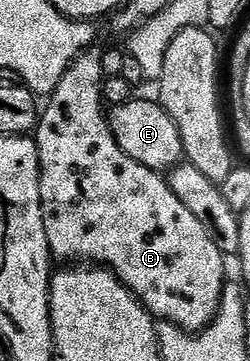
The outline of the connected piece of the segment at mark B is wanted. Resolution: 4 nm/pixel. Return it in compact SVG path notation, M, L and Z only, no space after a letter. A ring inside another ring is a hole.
M90 47L81 56L77 57L73 61L73 65L63 75L63 79L59 79L55 91L48 94L46 101L49 102L46 105L44 102L39 113L35 140L39 163L41 164L39 195L41 196L41 210L43 211L43 223L47 231L49 252L56 260L58 257L59 260L65 261L61 263L92 263L94 266L108 269L141 300L146 311L153 314L154 318L175 323L180 329L203 330L208 325L213 324L221 306L221 296L227 284L227 278L225 278L226 254L221 253L219 247L215 247L215 238L207 231L207 227L203 227L203 223L199 223L199 219L195 219L195 215L191 215L191 211L187 211L187 207L183 207L183 203L179 203L179 199L175 199L168 180L155 170L143 167L143 163L135 163L135 159L131 159L131 155L127 155L123 151L123 147L119 147L119 143L109 126L107 106L101 95L101 86L106 78L101 54L102 50L100 48Z

